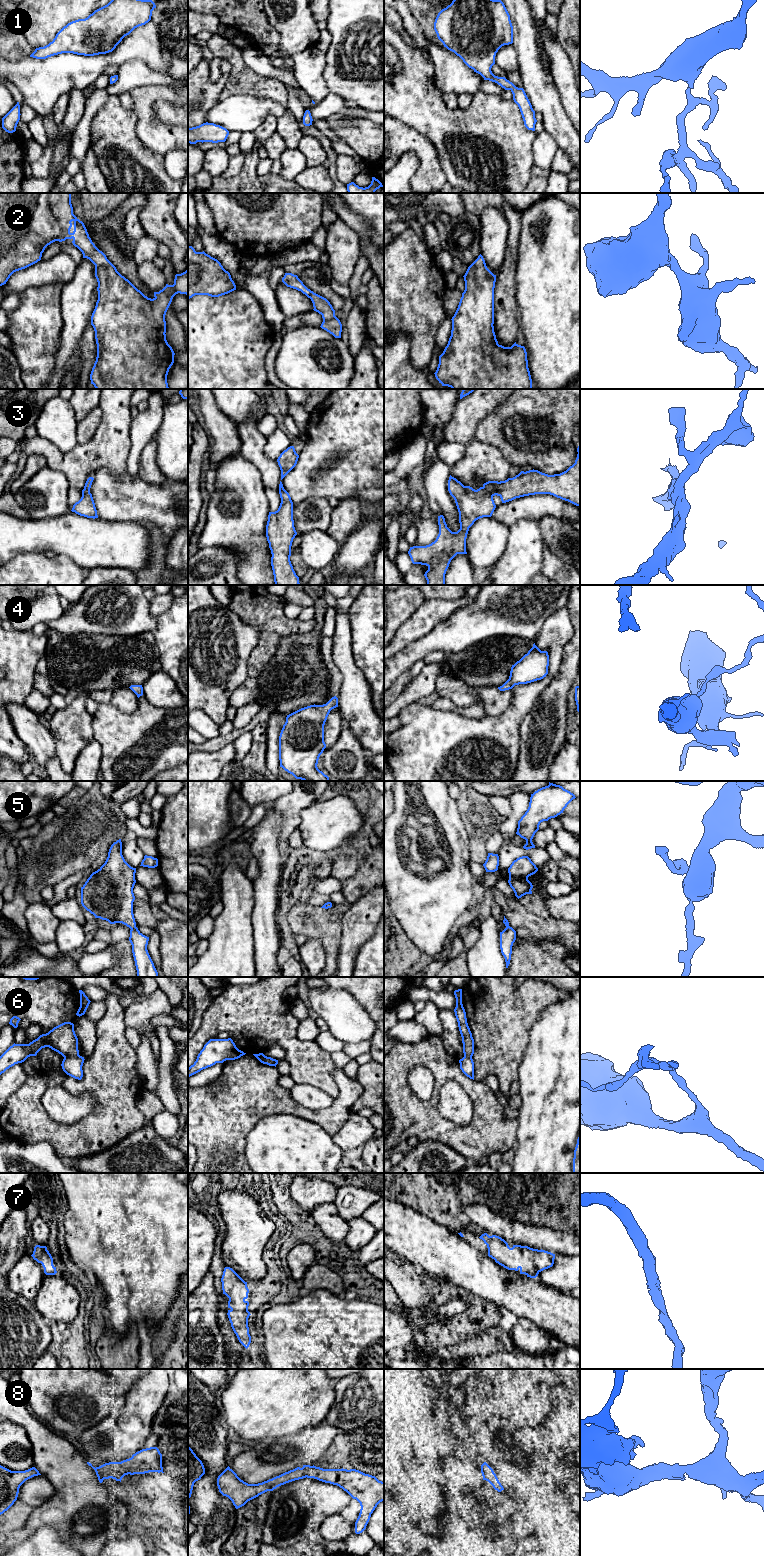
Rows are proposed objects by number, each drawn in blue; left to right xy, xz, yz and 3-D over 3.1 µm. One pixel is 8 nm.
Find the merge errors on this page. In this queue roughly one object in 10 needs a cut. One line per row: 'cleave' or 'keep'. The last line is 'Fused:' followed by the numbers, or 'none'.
1: keep
2: keep
3: keep
4: keep
5: keep
6: cleave
7: keep
8: keep
Fused: 6

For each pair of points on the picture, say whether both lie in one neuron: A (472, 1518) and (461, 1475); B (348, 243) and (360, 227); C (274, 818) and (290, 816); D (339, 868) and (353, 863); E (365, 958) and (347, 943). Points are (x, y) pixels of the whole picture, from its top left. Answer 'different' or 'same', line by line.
A: same
B: different
C: different
D: same
E: different

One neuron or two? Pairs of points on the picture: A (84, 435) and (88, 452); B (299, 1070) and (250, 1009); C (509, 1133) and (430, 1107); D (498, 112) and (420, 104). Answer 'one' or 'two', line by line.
A: two
B: one
C: one
D: one

